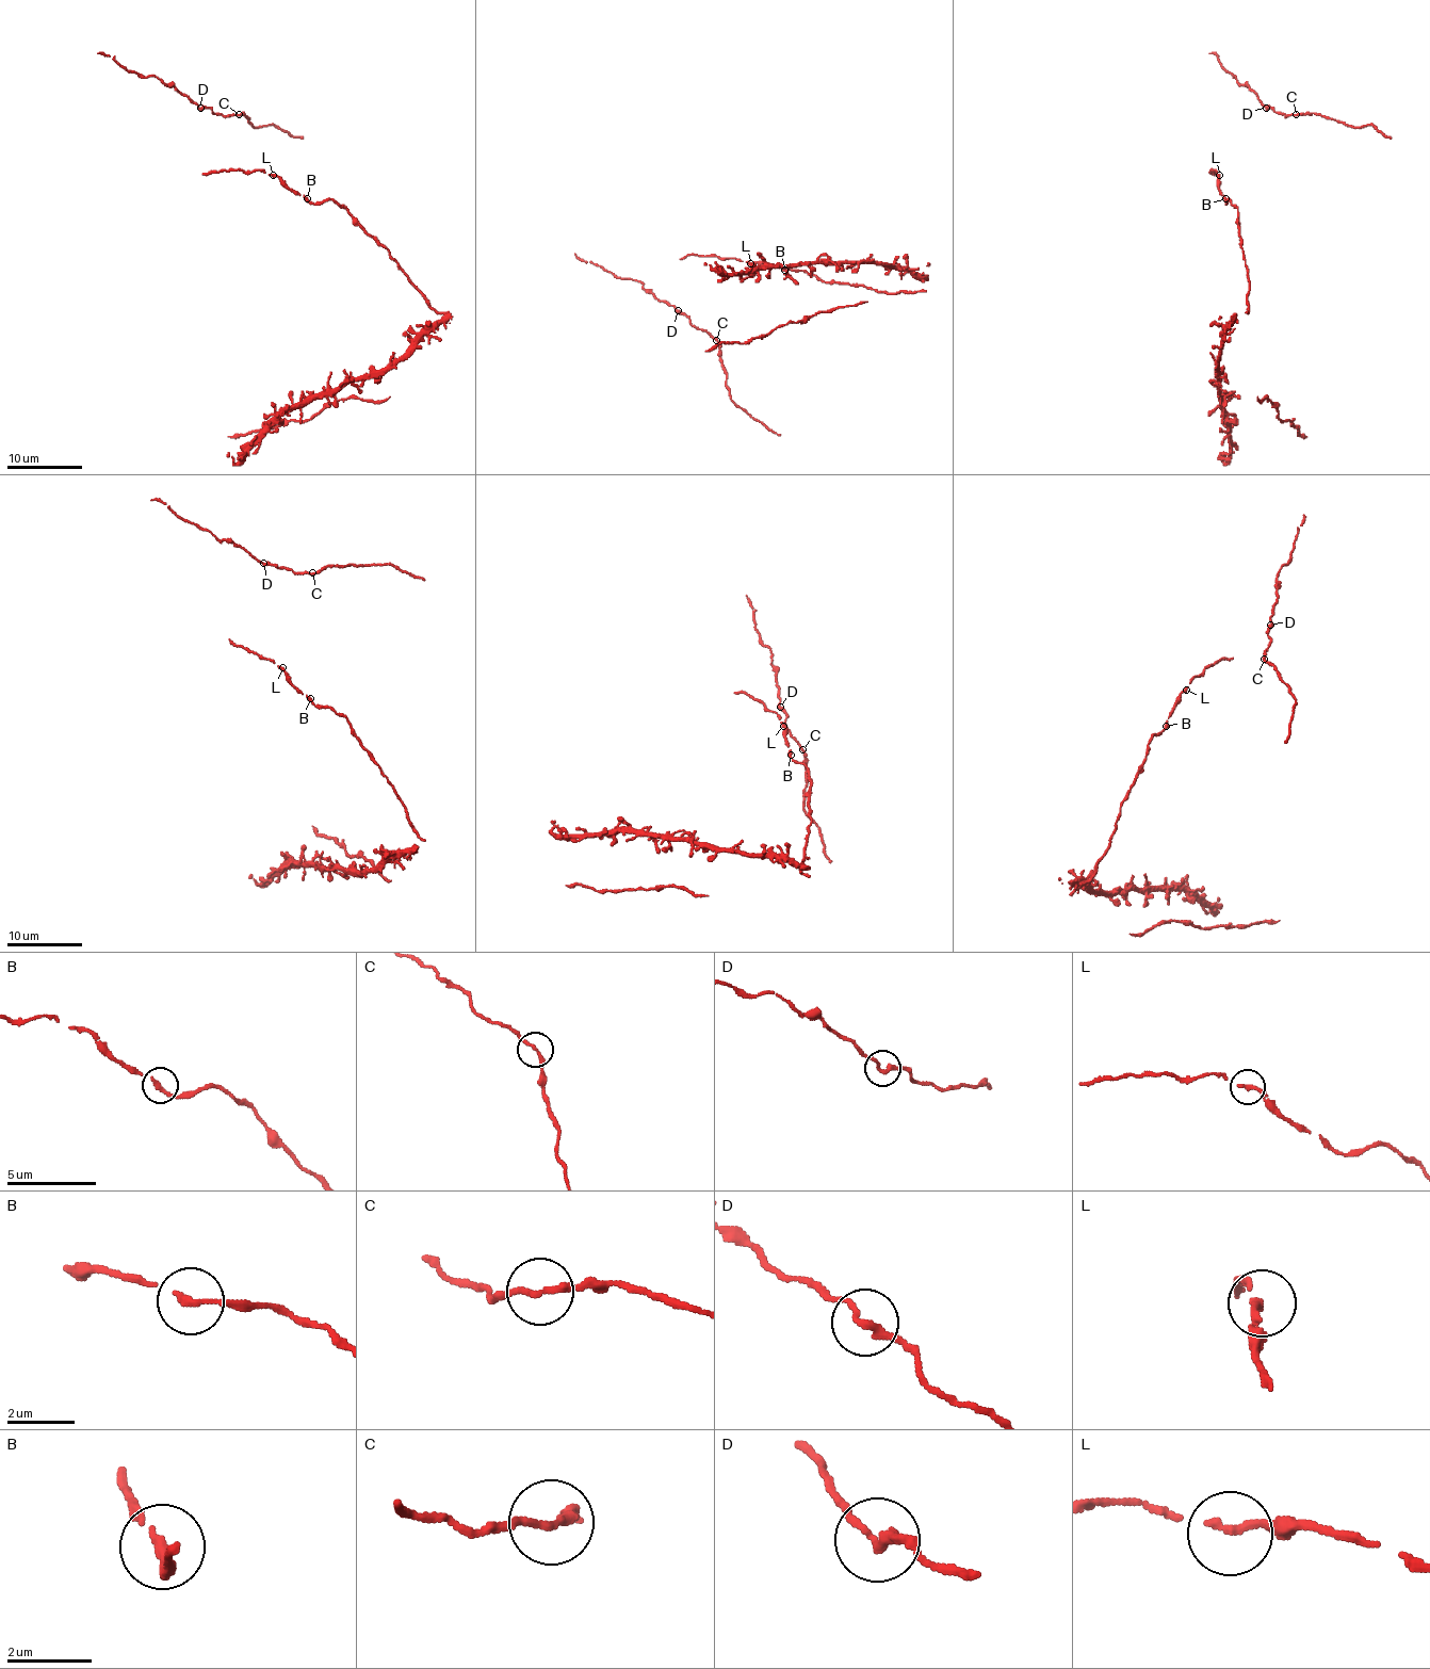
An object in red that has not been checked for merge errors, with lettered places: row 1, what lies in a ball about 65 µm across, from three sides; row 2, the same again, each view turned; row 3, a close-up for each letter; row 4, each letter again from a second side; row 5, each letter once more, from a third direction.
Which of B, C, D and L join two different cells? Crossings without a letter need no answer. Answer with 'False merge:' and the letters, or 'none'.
False merge: none

